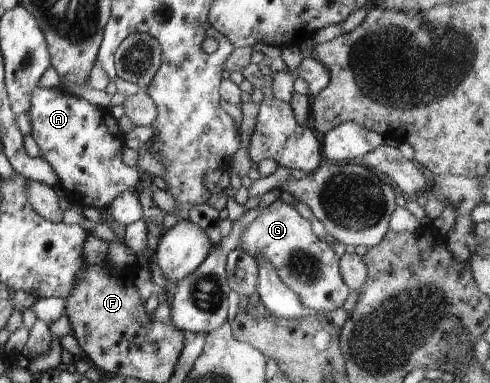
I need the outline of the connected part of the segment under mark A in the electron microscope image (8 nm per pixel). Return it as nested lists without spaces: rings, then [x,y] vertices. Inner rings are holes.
[[[60,86],[52,88],[36,87],[32,91],[29,110],[31,120],[31,135],[41,150],[41,157],[49,162],[58,177],[58,186],[63,189],[72,204],[92,206],[101,210],[108,209],[111,202],[124,191],[134,189],[138,180],[149,175],[140,167],[127,165],[122,158],[125,145],[125,134],[119,127],[118,120],[109,109],[103,109],[90,104],[82,97],[72,95]]]

